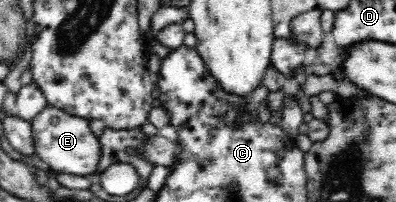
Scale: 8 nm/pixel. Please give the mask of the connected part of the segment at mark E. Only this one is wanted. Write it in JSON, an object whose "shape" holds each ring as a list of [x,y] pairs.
{"shape":[[[49,106],[32,121],[35,152],[55,173],[70,173],[70,175],[86,176],[96,171],[100,161],[99,137],[94,135],[90,120],[85,120],[67,114],[64,110]]]}

